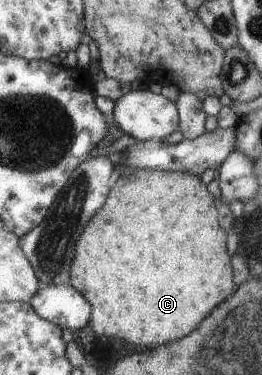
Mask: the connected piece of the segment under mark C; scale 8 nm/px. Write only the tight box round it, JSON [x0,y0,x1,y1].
[69,170,233,350]

